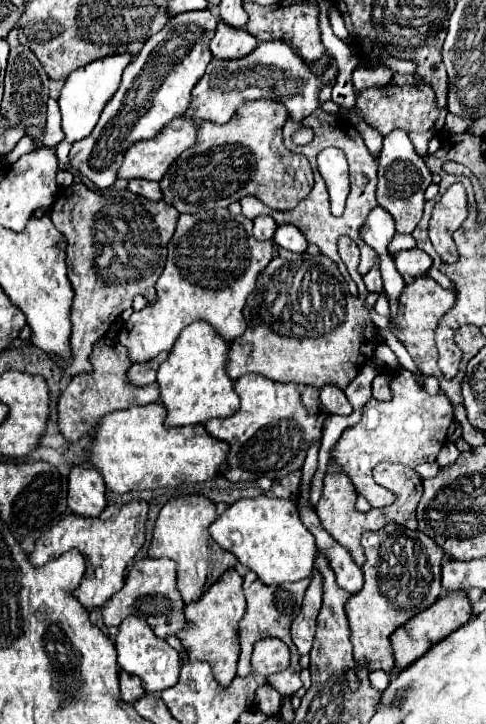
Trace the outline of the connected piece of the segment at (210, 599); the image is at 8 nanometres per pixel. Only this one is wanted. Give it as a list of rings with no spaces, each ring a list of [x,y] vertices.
[[[235,569],[225,571],[209,591],[205,591],[205,597],[201,597],[197,603],[189,603],[185,607],[185,617],[189,625],[177,633],[185,647],[183,661],[207,661],[213,667],[215,679],[227,687],[231,679],[235,677],[237,659],[239,659],[239,635],[237,635],[237,623],[241,621],[245,613],[245,597],[243,597],[243,579]]]

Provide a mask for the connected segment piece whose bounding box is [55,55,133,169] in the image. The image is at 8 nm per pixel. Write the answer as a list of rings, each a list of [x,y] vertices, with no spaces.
[[[113,55],[113,57],[97,59],[85,67],[79,67],[77,71],[73,71],[67,77],[67,81],[61,89],[61,95],[59,95],[59,107],[61,107],[61,117],[63,117],[63,133],[65,133],[65,139],[55,147],[57,157],[59,157],[59,169],[65,169],[69,165],[67,157],[69,157],[71,145],[75,141],[81,141],[83,137],[87,137],[93,131],[93,127],[97,125],[105,103],[119,89],[121,73],[131,59],[133,59],[131,55]]]

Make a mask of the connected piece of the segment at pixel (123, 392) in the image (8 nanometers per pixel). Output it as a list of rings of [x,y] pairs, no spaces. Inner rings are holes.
[[[101,337],[93,353],[89,357],[93,371],[81,373],[71,379],[67,389],[61,393],[57,411],[59,411],[59,429],[67,441],[79,441],[85,435],[93,433],[99,419],[103,419],[107,413],[113,413],[117,409],[127,409],[129,405],[147,405],[159,401],[159,385],[147,385],[147,387],[135,387],[127,379],[127,369],[131,367],[131,359],[127,349],[117,341],[109,337]]]

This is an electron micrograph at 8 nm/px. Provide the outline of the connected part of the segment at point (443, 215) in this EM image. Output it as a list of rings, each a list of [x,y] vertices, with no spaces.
[[[455,183],[443,193],[439,203],[433,207],[433,217],[429,221],[429,237],[453,239],[453,231],[461,227],[467,215],[469,215],[469,205],[465,187],[461,183]]]

